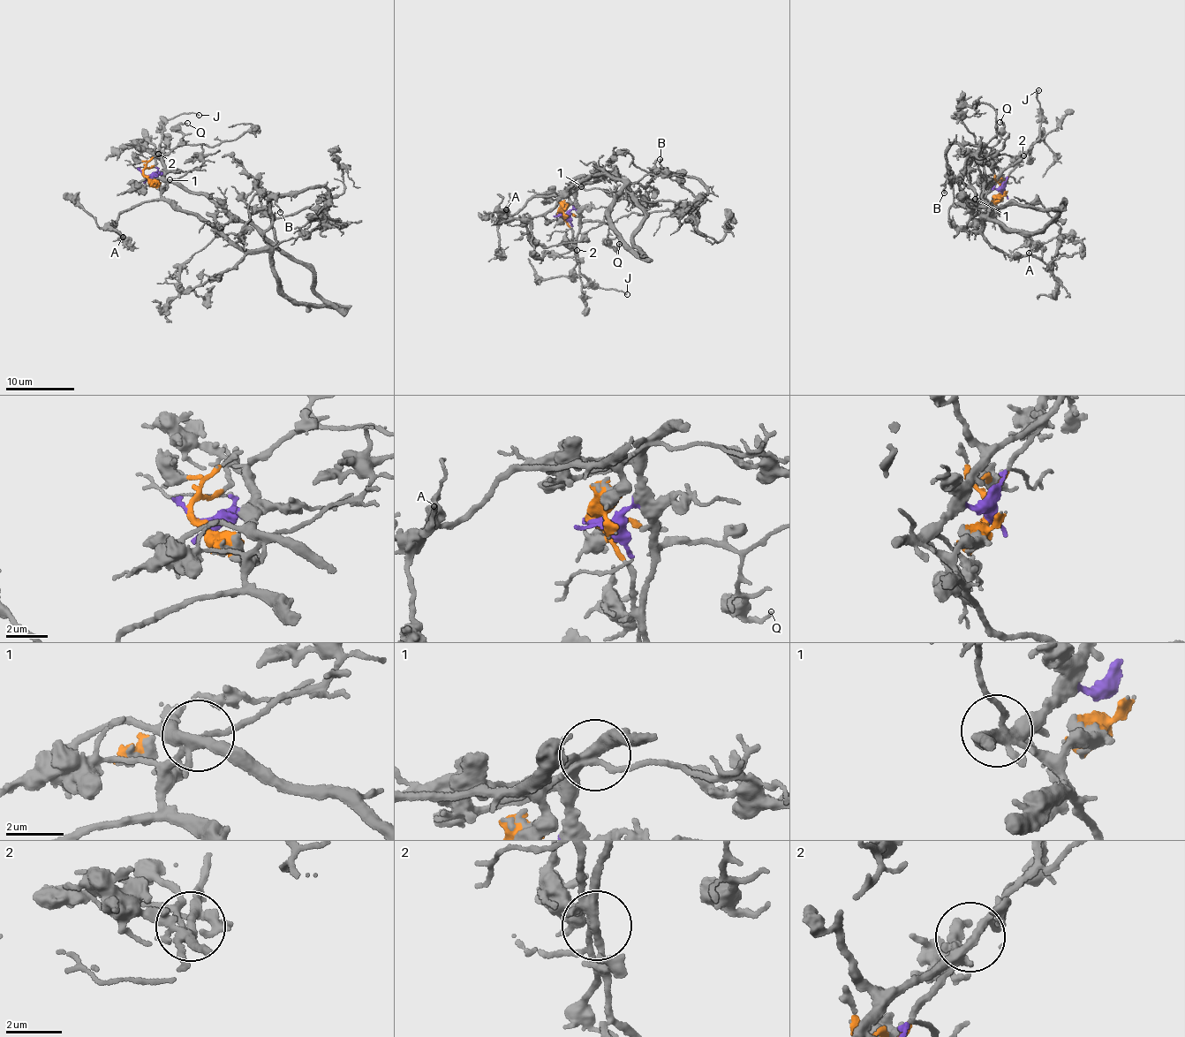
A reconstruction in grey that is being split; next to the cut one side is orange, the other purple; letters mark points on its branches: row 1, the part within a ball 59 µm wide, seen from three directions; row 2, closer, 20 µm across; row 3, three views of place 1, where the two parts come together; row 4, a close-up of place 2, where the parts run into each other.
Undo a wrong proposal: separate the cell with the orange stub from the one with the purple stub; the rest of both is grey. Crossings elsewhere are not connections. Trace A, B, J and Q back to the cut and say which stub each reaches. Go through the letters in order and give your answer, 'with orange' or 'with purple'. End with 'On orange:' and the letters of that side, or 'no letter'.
A: with orange
B: with purple
J: with purple
Q: with purple
On orange: A

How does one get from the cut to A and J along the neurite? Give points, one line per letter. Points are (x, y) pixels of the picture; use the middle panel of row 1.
A: (559, 214), (568, 199), (562, 194), (528, 199), (517, 213), (503, 218), (506, 208)
J: (559, 214), (574, 209), (580, 217), (576, 252), (581, 272), (603, 289), (613, 289), (626, 294)

